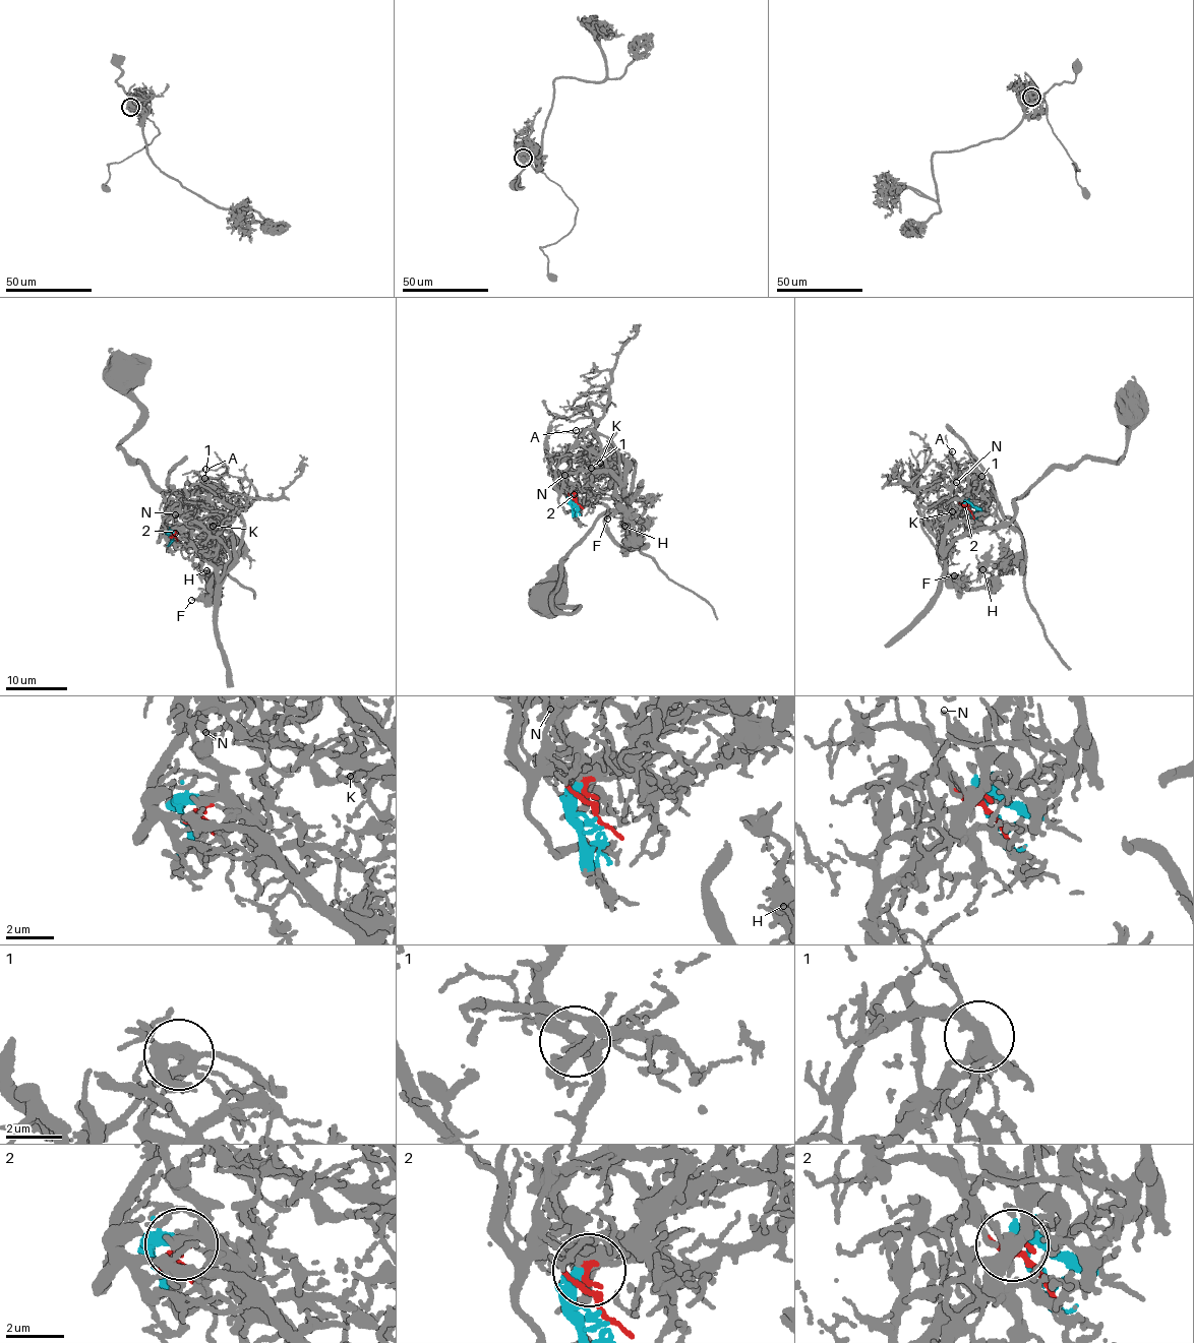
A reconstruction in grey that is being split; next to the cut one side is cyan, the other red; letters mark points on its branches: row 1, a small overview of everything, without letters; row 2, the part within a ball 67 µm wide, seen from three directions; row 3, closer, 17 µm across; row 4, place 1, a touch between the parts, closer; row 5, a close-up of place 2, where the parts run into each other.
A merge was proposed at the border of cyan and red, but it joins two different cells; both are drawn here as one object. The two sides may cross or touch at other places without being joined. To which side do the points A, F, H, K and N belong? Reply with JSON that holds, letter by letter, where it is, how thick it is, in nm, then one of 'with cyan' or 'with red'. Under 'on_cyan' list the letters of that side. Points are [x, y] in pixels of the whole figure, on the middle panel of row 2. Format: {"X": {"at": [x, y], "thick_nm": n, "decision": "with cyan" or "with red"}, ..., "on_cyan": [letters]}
{"A": {"at": [576, 430], "thick_nm": 110, "decision": "with red"}, "F": {"at": [607, 519], "thick_nm": 200, "decision": "with red"}, "H": {"at": [624, 526], "thick_nm": 140, "decision": "with red"}, "K": {"at": [600, 463], "thick_nm": 150, "decision": "with cyan"}, "N": {"at": [564, 475], "thick_nm": 140, "decision": "with cyan"}, "on_cyan": ["K", "N"]}

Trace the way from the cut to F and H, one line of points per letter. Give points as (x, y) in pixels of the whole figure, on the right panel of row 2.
F: (970, 511), (956, 498), (970, 504), (994, 495), (1022, 539), (1021, 551), (986, 585), (967, 589), (955, 575)
H: (970, 511), (956, 498), (970, 504), (993, 494), (1022, 539), (1022, 547), (1000, 574), (982, 569)

